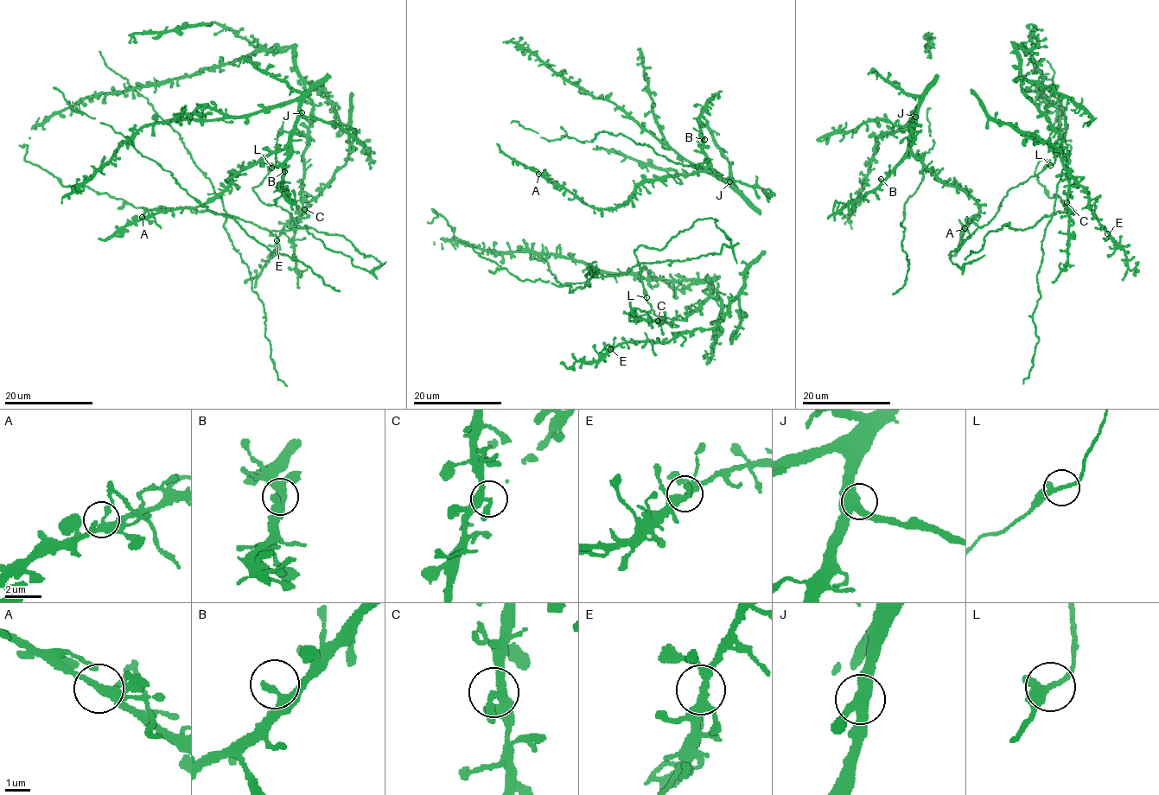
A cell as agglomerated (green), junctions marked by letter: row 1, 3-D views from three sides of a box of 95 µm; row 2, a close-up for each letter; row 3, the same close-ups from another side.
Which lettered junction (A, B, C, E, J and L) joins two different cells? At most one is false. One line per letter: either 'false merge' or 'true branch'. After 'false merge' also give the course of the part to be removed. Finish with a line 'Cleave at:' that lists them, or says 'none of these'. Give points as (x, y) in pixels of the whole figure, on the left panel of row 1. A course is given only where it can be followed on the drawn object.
A: false merge; course (143, 216), (146, 211), (161, 228)
B: true branch
C: true branch
E: true branch
J: true branch
L: true branch
Cleave at: A

